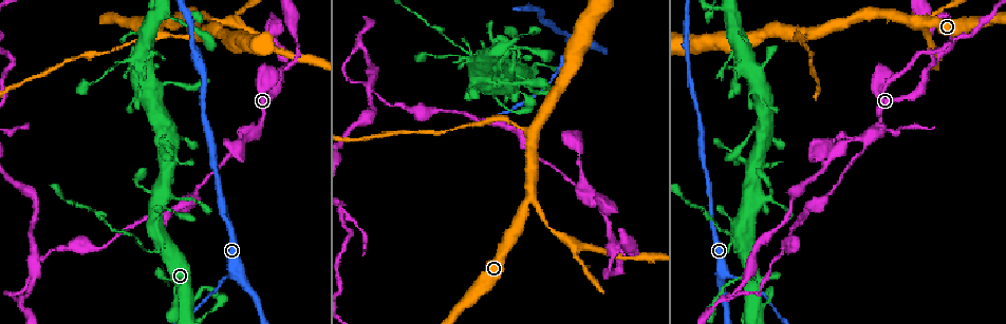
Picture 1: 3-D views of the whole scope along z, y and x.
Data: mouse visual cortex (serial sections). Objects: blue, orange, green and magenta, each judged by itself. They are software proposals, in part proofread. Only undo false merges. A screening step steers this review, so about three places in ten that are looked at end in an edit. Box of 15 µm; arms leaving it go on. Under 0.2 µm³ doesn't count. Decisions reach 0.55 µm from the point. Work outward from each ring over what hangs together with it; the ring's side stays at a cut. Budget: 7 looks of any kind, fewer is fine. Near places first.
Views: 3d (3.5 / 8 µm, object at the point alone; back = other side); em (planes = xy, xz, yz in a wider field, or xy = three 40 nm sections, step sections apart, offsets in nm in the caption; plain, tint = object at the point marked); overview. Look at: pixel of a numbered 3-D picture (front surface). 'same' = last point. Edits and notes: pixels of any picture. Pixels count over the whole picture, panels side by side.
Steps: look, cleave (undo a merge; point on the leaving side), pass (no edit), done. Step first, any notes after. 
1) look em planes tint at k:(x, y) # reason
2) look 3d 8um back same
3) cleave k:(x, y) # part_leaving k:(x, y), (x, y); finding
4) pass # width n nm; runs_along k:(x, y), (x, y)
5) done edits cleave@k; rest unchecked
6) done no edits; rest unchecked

look 3d 8um at 1:(809, 37) # small branch off a trunk

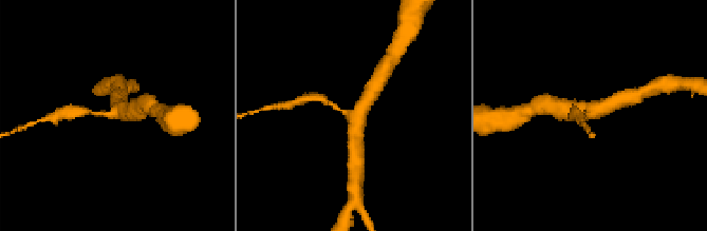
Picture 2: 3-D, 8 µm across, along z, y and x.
look em xy step 5 tint at 2:(346, 113) # arms 3; arm_widths 150, 450, 500 nm; shape alone is not enough

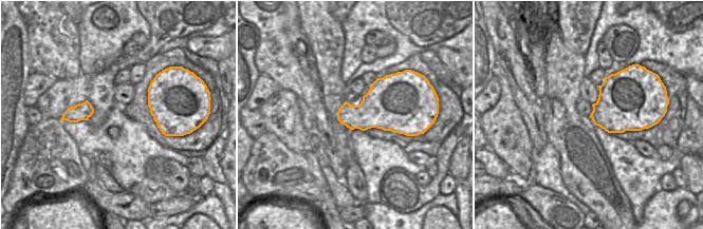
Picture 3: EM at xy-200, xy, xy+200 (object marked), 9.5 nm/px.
pass # continuous, no second cell

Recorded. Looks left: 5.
look em xy step 1 tint at 1:(868, 138) # three arms meet

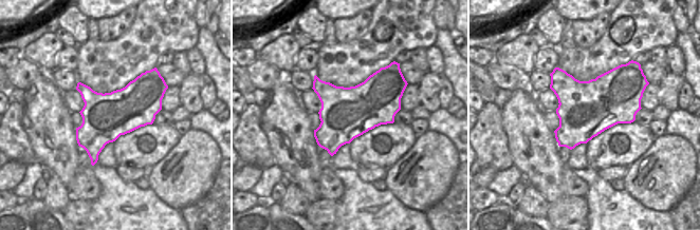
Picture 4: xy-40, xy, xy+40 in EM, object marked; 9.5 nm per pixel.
look 3d 3.5um same # wider look

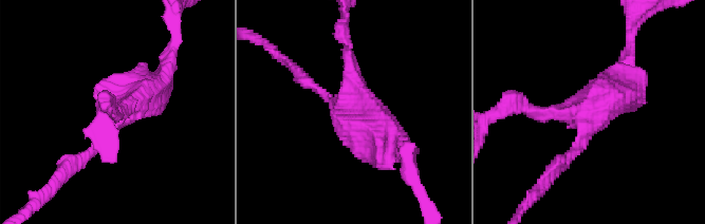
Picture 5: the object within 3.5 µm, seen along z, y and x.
pass # runs_along 5:(164, 78), (134, 94), (70, 165); all the same cell

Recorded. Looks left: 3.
look 3d 3.5um at 1:(283, 71) # three-way junction

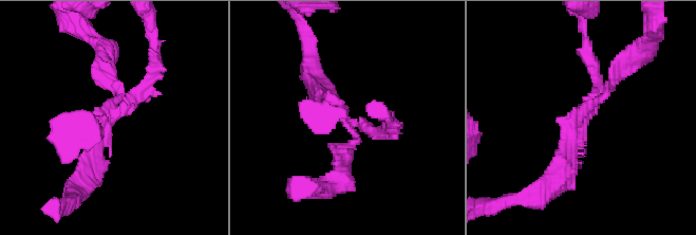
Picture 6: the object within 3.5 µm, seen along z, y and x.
look em planes plain at 6:(344, 120) # arms 3; arm_widths 150, 150, 200 nm

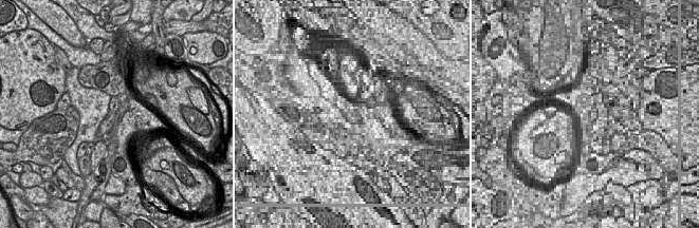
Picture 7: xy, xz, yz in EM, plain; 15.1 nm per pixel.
look em planes tint same

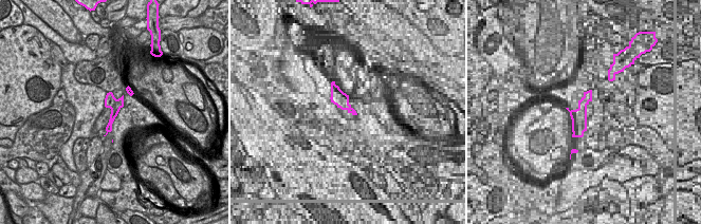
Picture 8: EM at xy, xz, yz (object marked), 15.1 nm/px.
pass # runs_along 6:(86, 176), (95, 124), (151, 69); continuous, no second cell

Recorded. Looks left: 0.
done no edits; rest unchecked

